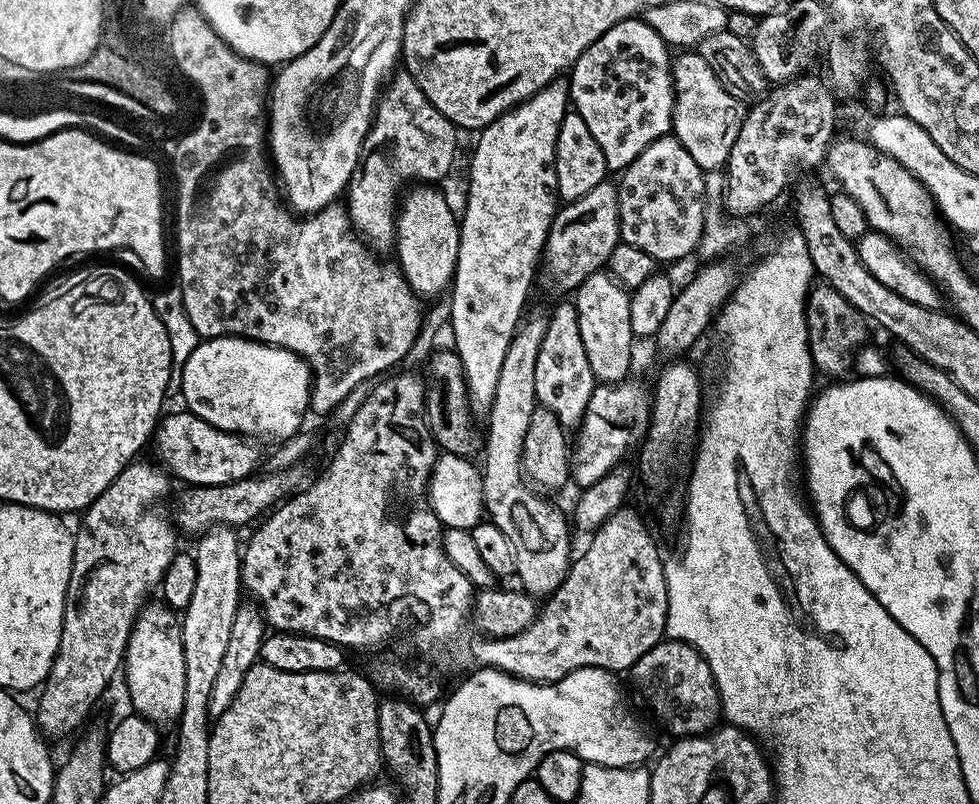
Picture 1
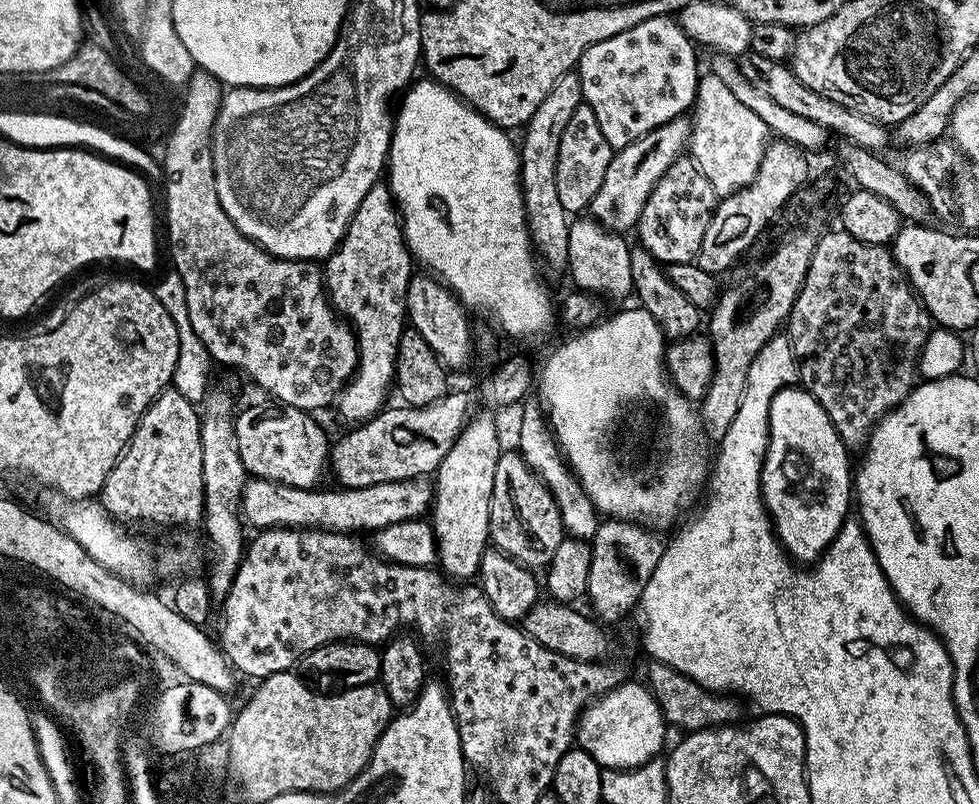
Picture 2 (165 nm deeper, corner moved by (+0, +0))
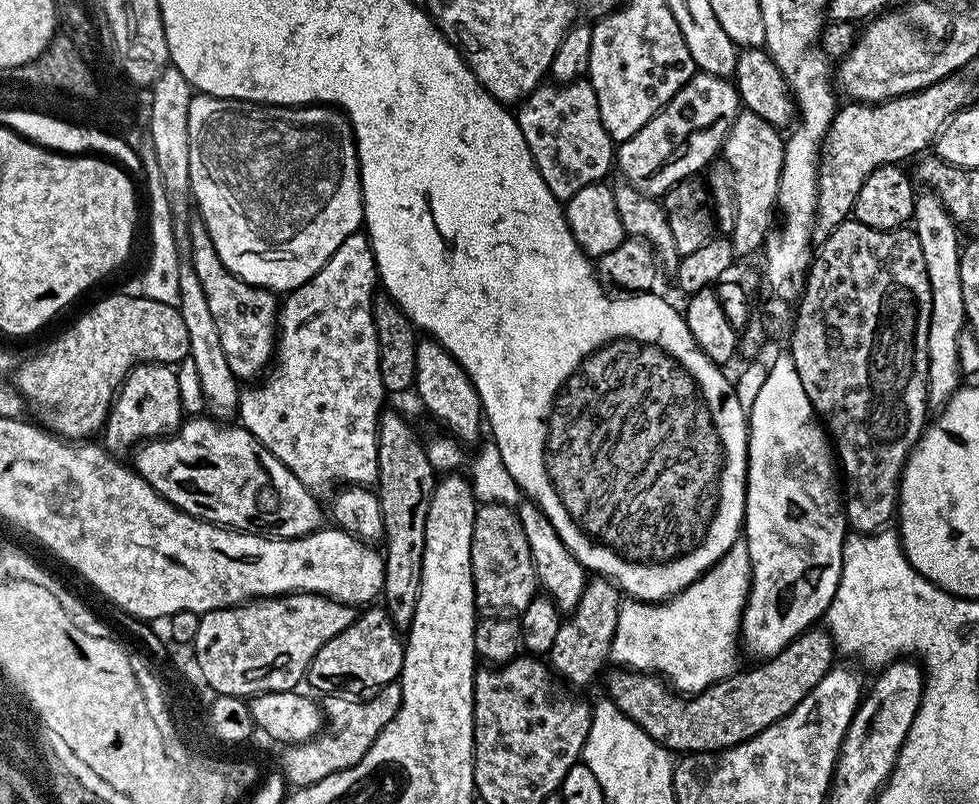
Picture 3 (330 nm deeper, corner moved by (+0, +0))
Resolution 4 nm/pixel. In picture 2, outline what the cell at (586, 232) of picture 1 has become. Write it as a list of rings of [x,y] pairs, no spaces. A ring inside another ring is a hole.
[[[682,115],[650,130],[642,138],[630,142],[630,146],[619,149],[613,155],[610,166],[606,166],[606,178],[602,178],[598,194],[594,194],[590,209],[591,219],[597,220],[602,227],[609,228],[611,232],[631,233],[637,227],[639,216],[655,184],[685,151],[691,132],[691,119]]]

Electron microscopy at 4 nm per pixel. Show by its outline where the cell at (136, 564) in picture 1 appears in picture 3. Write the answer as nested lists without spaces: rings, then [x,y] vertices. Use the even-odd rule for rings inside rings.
[[[142,363],[133,366],[128,371],[128,377],[121,384],[115,400],[112,401],[112,409],[108,412],[108,418],[104,421],[102,429],[103,447],[113,454],[121,454],[129,448],[135,449],[145,440],[159,440],[161,436],[171,436],[180,427],[185,419],[184,400],[180,397],[180,380],[175,376],[173,369],[167,364]]]

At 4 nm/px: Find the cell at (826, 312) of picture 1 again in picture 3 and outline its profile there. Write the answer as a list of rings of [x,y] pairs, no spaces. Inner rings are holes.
[[[849,218],[842,221],[819,245],[809,267],[803,293],[794,308],[796,325],[792,328],[790,355],[794,358],[798,378],[802,378],[802,390],[806,390],[806,398],[810,398],[812,408],[822,421],[831,443],[834,445],[834,452],[838,457],[838,464],[842,469],[844,479],[842,496],[846,524],[856,534],[871,534],[881,531],[887,525],[884,523],[891,516],[893,519],[897,515],[900,476],[904,473],[904,464],[908,461],[908,455],[911,454],[912,447],[920,441],[920,434],[926,427],[924,415],[929,415],[930,412],[928,407],[928,351],[926,350],[926,338],[930,330],[931,301],[932,291],[930,290],[930,278],[926,274],[926,258],[922,258],[922,246],[918,242],[915,231],[911,227],[905,226],[895,228],[892,232],[883,232],[882,230],[874,230],[854,218]]]

